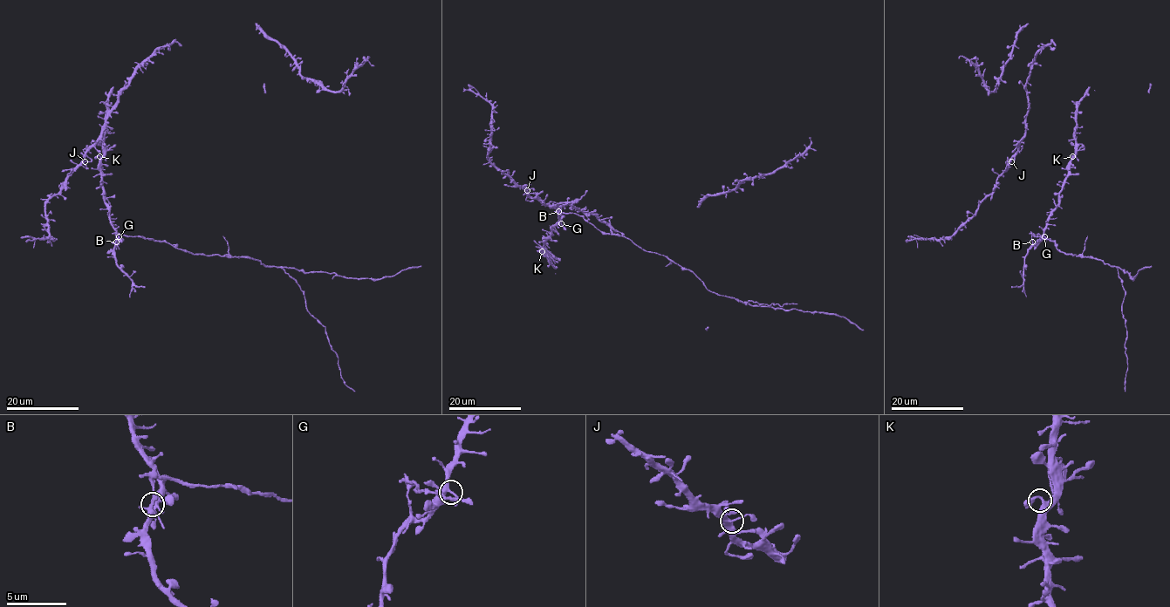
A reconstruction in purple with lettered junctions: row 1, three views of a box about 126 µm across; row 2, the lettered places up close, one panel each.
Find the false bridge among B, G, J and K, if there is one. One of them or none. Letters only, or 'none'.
B

